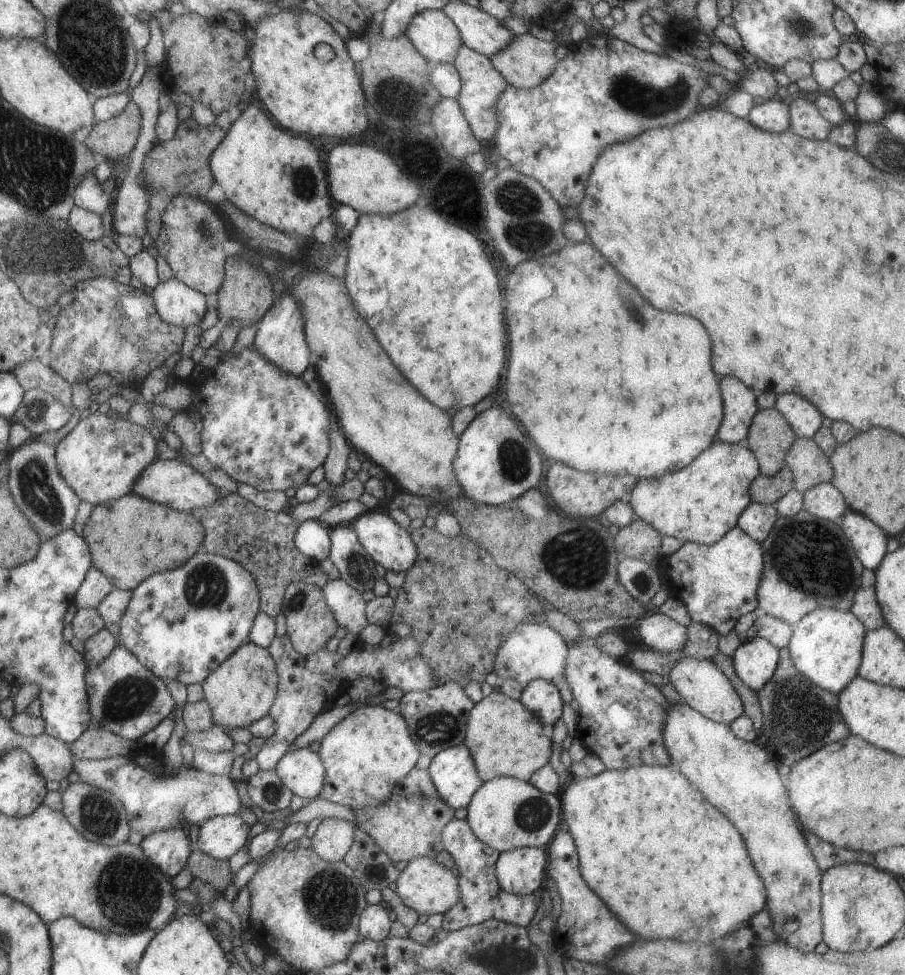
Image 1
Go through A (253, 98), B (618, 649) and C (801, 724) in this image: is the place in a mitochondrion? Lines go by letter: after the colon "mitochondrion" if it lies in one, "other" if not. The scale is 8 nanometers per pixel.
A: other
B: other
C: mitochondrion

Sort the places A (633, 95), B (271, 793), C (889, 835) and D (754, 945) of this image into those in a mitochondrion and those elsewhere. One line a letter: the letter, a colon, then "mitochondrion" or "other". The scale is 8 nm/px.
A: mitochondrion
B: mitochondrion
C: other
D: other

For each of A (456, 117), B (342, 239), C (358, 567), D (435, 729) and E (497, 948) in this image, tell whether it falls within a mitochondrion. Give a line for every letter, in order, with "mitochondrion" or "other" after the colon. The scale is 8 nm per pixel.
A: other
B: other
C: mitochondrion
D: mitochondrion
E: mitochondrion

